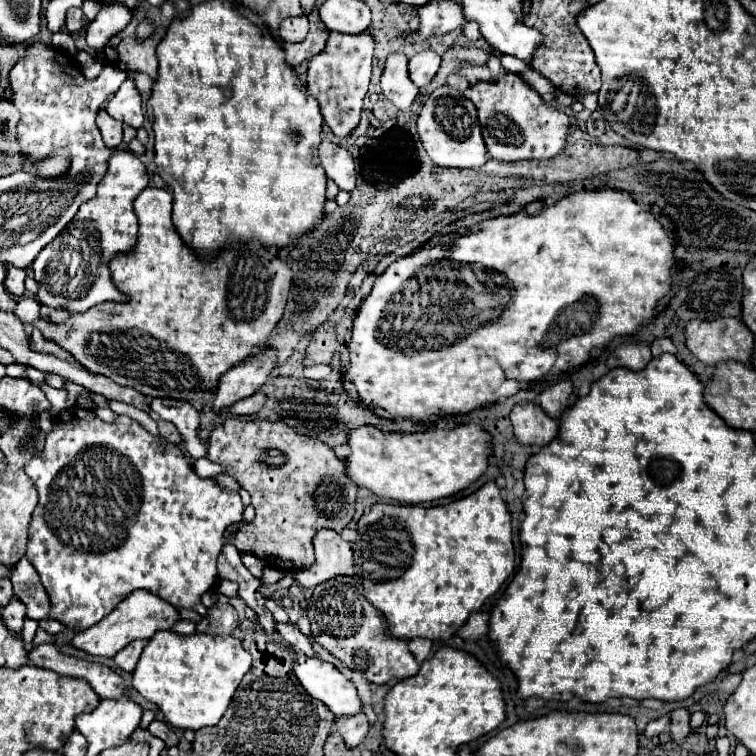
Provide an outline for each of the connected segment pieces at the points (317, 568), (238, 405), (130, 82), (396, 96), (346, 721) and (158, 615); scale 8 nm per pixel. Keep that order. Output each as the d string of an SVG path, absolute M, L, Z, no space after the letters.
M319 530L313 538L315 564L311 568L293 570L295 582L303 588L313 588L339 574L355 574L353 544L343 540L335 530Z
M255 392L255 394L251 394L249 398L243 398L243 400L235 402L229 410L231 410L233 414L257 414L257 412L263 408L265 402L267 402L267 394Z
M127 78L121 88L115 92L115 96L109 100L107 108L105 108L115 120L125 122L133 128L143 126L143 100L141 94L135 86L133 78Z
M393 52L387 56L385 70L381 74L383 94L399 108L409 110L415 96L419 94L417 86L409 80L407 72L407 56L403 52Z
M363 712L355 714L355 716L347 716L347 718L341 716L341 718L335 718L335 730L341 732L347 746L355 748L367 738L369 722L367 722L367 716Z
M135 590L135 594L129 594L107 618L103 618L103 622L97 622L95 626L81 630L73 638L73 646L95 656L113 658L119 650L123 650L133 640L151 638L157 630L169 630L179 620L181 616L175 606L171 606L169 602L163 602L161 598L155 598L155 594L147 594L147 590Z

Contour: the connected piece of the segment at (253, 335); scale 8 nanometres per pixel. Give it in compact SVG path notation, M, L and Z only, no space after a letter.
M151 186L141 191L139 196L137 196L137 200L135 200L135 214L139 216L139 240L137 240L137 244L129 252L113 256L111 262L109 262L109 270L113 274L111 276L113 284L129 298L127 302L105 302L105 304L99 304L99 306L93 306L87 312L73 314L63 324L51 324L51 322L45 322L45 320L39 320L39 330L43 332L45 338L55 340L59 346L63 346L65 350L69 350L81 364L85 364L95 374L103 374L103 376L111 378L113 382L117 382L121 386L131 386L137 392L145 394L147 398L155 398L155 396L163 398L163 396L167 396L167 398L187 400L187 394L193 392L193 390L213 390L217 386L219 378L229 368L241 364L247 356L251 356L251 352L253 352L255 346L267 342L267 338L271 336L271 332L275 330L275 326L279 324L279 320L283 316L283 308L285 308L285 302L287 302L287 292L289 292L289 286L291 286L291 270L289 270L289 266L285 262L281 262L277 258L277 250L275 248L263 248L259 242L237 244L237 246L233 246L229 250L223 250L219 254L217 262L213 262L213 264L199 262L195 258L195 254L183 244L183 240L179 238L179 234L173 228L173 222L171 222L171 204L173 204L171 192L167 192L163 188L151 188Z

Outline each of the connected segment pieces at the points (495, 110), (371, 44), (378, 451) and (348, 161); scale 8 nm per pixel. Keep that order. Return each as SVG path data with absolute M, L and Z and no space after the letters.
M505 72L495 82L479 80L463 92L469 98L477 112L479 124L483 128L483 138L491 158L513 162L513 160L547 160L557 156L565 148L569 132L569 116L559 110L543 104L541 96L521 78L517 72Z
M369 30L355 36L331 32L325 50L309 60L307 90L319 102L323 120L333 130L335 136L347 136L359 124L359 112L371 78L373 52L375 52L375 38Z
M461 424L453 430L427 430L427 432L383 432L377 426L361 426L347 432L347 446L351 454L345 460L347 476L359 486L367 488L381 498L399 500L403 504L433 502L445 496L453 496L459 490L475 482L487 468L489 458L489 434L477 424Z
M323 140L319 146L319 160L327 172L327 178L335 180L335 184L341 190L351 192L355 188L357 172L355 172L355 162L353 162L353 156L349 150L345 150L339 144L333 144L329 140Z

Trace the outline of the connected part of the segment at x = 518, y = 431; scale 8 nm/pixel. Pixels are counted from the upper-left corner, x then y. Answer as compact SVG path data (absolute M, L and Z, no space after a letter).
M519 402L511 410L511 424L515 442L527 446L547 446L551 438L557 436L557 422L549 418L537 404L533 402Z

